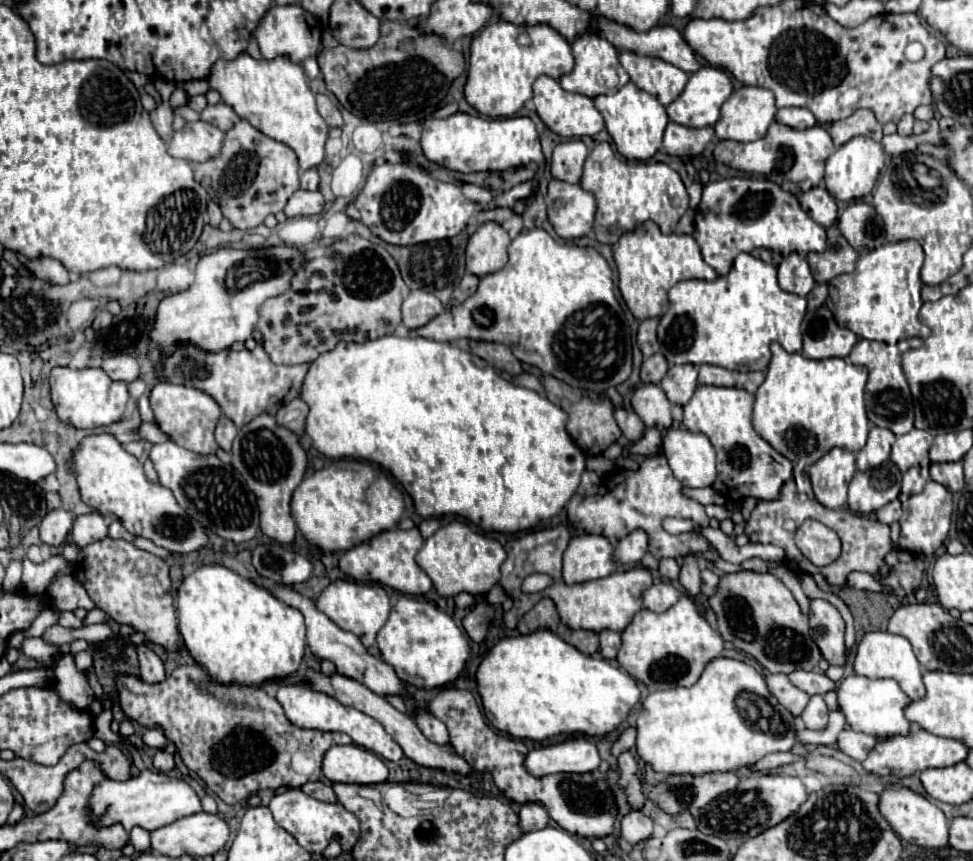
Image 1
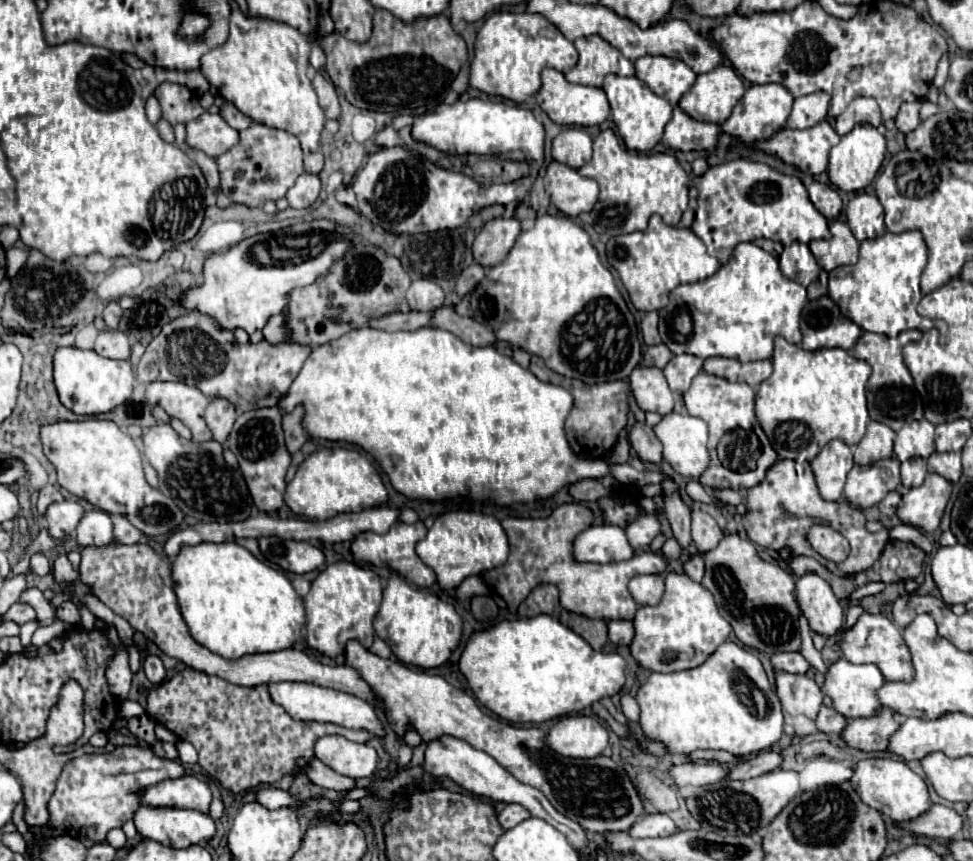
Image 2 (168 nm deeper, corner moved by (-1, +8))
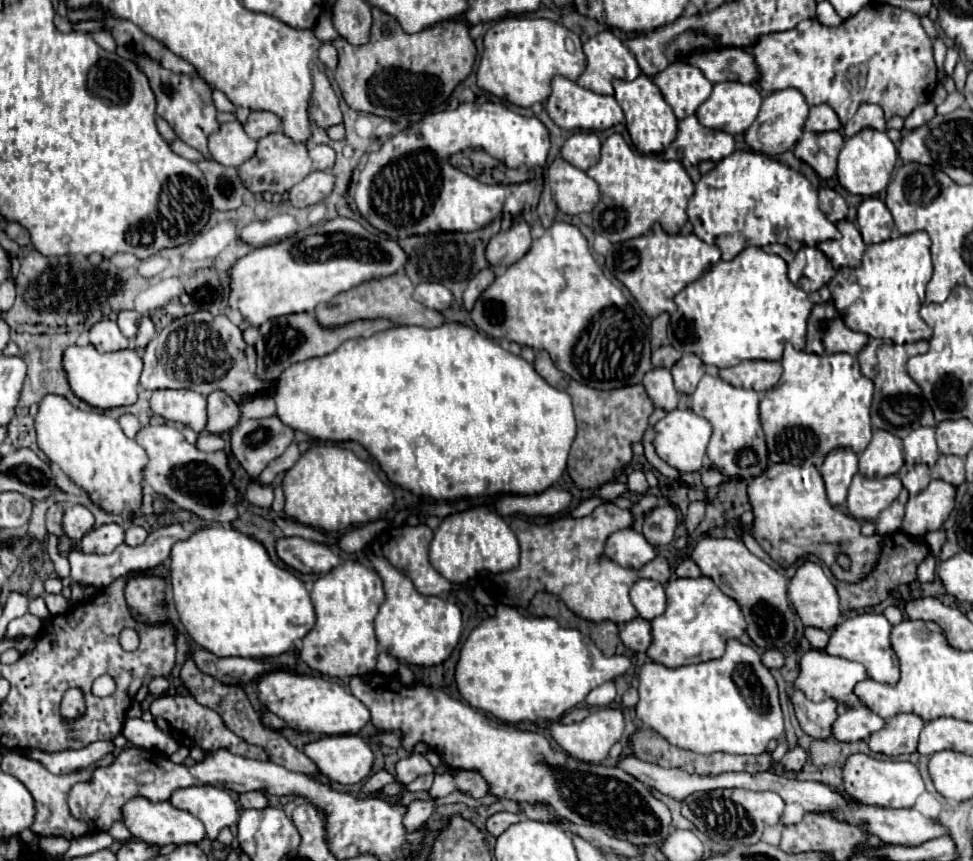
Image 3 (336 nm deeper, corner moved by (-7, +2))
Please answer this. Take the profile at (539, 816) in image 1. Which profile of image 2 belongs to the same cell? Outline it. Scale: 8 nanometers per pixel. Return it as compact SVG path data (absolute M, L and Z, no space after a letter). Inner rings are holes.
M510 803L510 805L506 805L500 813L498 813L498 821L500 821L500 825L504 827L504 829L512 829L512 827L516 827L518 823L522 823L522 821L526 821L526 819L530 819L532 815L530 815L530 811L526 811L526 807L522 807L522 805L518 805L518 803Z

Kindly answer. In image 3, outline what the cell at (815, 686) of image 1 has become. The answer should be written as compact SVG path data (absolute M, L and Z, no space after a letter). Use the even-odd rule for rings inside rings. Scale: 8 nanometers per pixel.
M768 649L762 653L762 663L768 669L780 669L780 667L784 667L784 655L778 649Z

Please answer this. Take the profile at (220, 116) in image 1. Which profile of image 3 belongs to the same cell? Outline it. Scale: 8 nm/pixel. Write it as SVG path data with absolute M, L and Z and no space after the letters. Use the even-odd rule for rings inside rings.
M254 111L254 113L248 117L244 129L246 129L246 133L248 133L252 139L258 141L258 139L262 139L262 137L266 137L266 135L270 135L270 133L280 131L280 129L282 129L282 121L280 121L274 113Z

